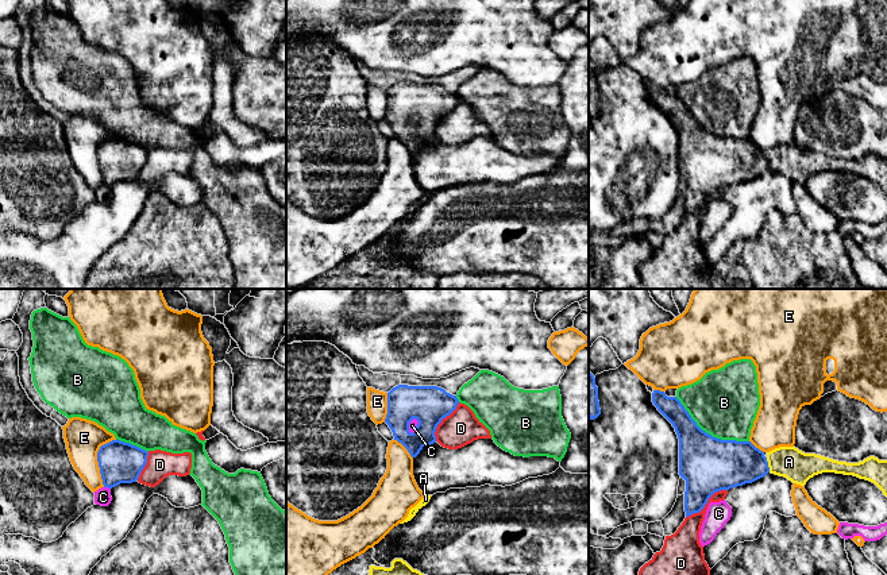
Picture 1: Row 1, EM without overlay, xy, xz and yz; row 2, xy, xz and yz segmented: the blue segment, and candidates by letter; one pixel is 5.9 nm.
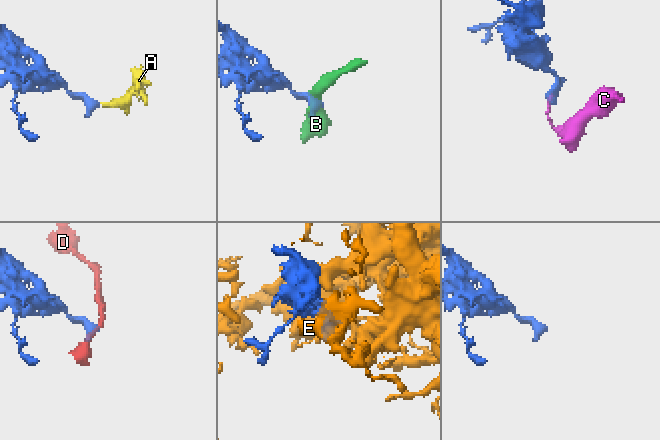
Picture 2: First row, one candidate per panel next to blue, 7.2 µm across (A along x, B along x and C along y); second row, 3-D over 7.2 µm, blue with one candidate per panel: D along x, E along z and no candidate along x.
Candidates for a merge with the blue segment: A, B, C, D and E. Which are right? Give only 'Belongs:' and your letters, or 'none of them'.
Belongs: A

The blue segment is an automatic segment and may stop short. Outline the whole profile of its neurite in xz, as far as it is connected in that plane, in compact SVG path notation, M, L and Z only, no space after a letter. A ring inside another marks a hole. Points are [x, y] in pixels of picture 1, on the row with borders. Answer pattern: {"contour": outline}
{"contour": "M398 385L387 393L387 414L385 422L393 432L394 440L401 443L412 458L416 458L424 445L436 443L436 428L443 418L458 406L456 395L437 386Z"}

